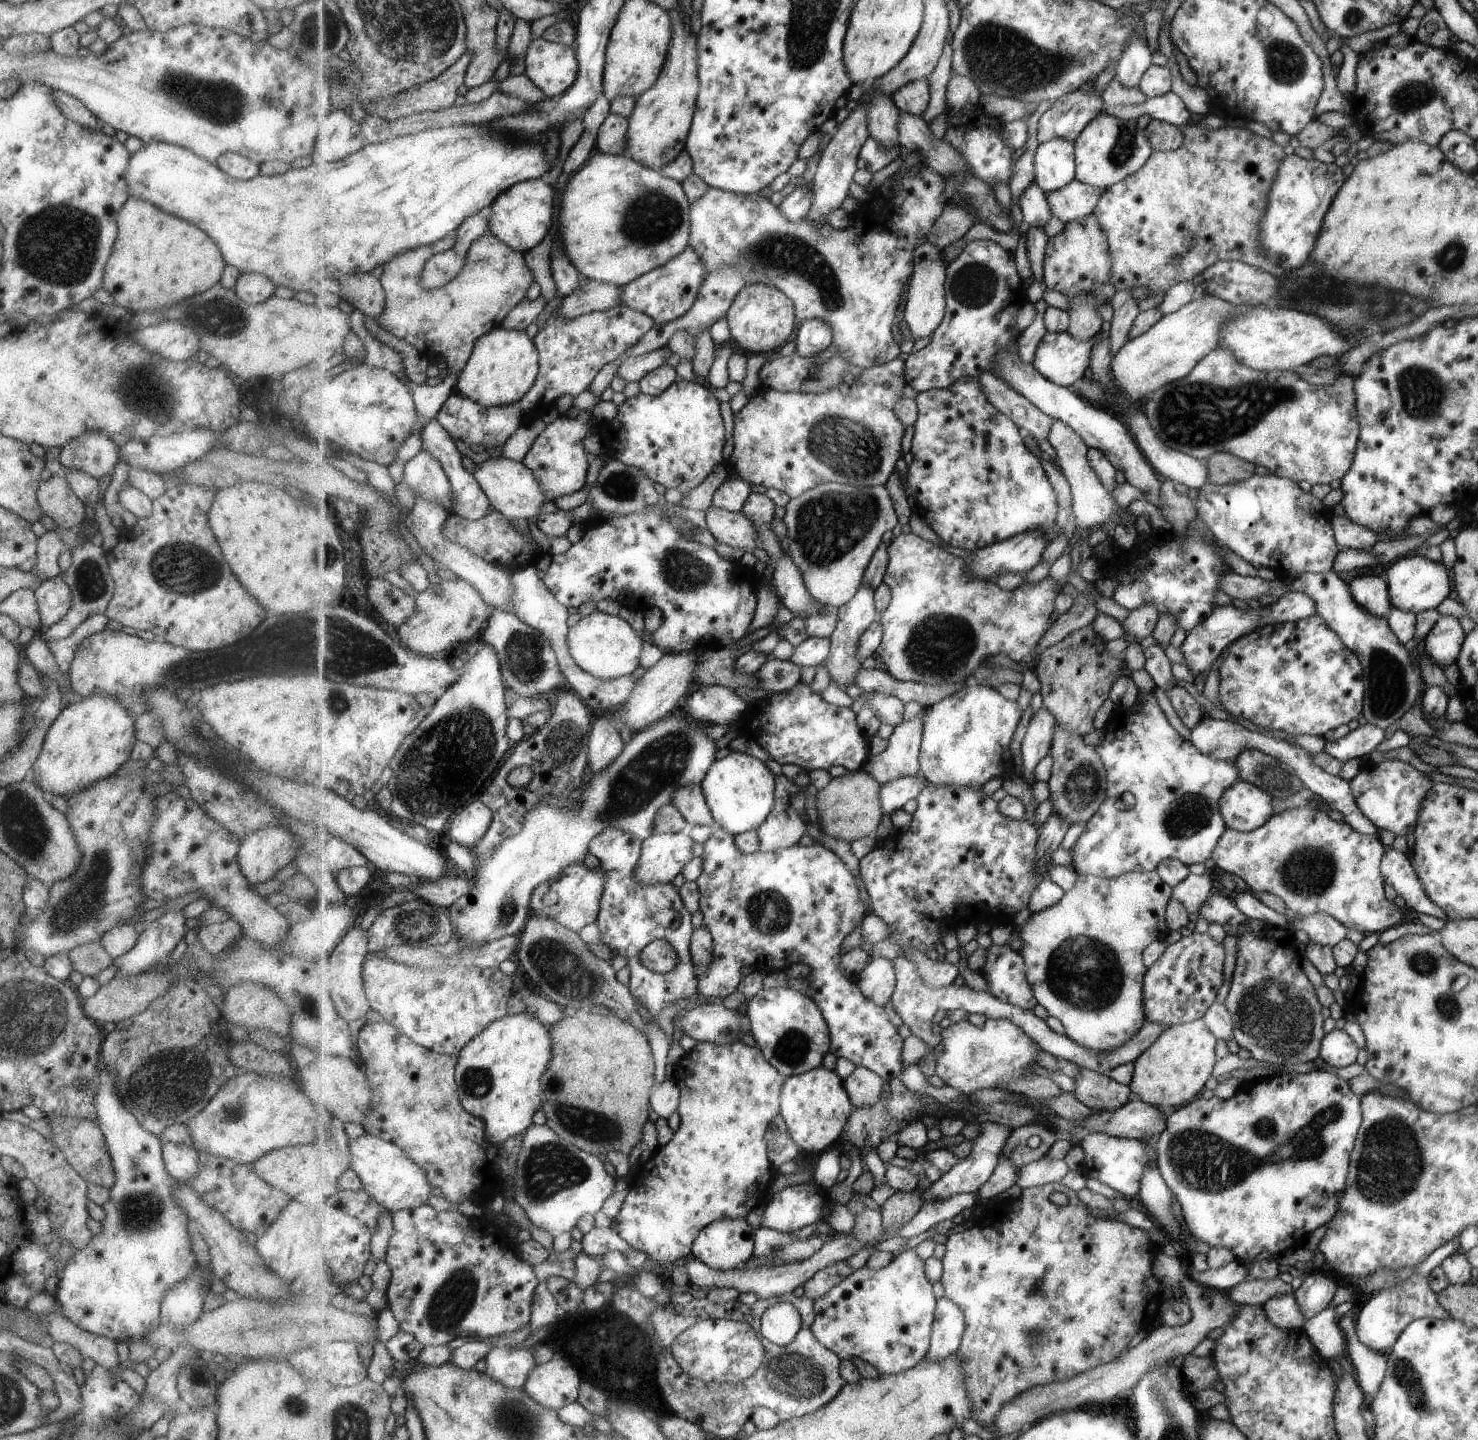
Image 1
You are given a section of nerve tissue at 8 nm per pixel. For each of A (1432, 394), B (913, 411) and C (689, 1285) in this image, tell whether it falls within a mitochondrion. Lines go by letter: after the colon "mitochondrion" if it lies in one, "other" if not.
A: mitochondrion
B: other
C: other

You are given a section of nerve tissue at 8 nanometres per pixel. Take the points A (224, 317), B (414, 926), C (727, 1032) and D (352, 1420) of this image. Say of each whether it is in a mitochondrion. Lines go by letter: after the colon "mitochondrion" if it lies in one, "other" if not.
A: mitochondrion
B: mitochondrion
C: mitochondrion
D: mitochondrion

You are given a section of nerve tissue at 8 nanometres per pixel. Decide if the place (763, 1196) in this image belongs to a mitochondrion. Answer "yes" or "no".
no

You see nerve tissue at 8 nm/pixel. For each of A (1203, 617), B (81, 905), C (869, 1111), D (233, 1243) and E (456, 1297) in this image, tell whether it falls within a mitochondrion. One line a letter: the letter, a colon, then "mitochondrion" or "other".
A: other
B: mitochondrion
C: other
D: other
E: mitochondrion

